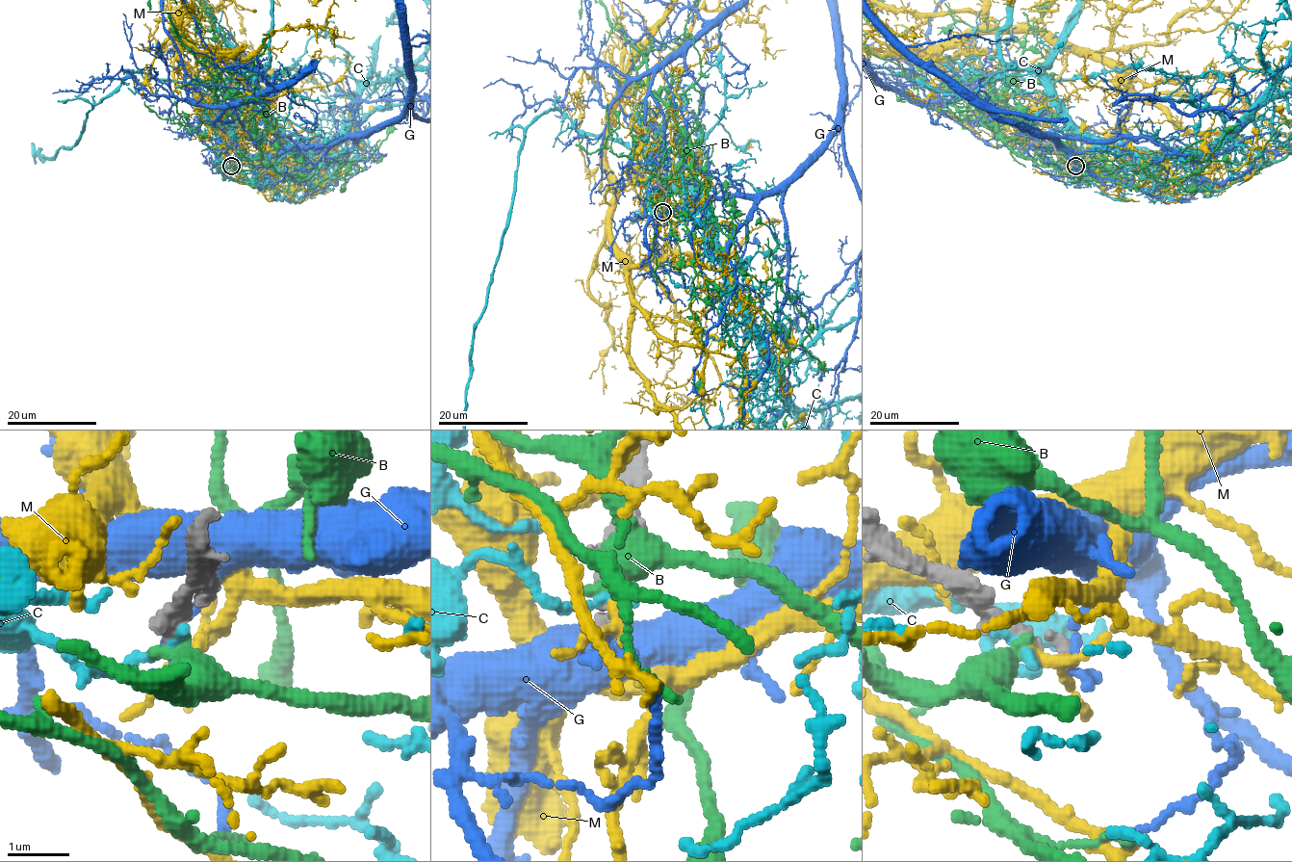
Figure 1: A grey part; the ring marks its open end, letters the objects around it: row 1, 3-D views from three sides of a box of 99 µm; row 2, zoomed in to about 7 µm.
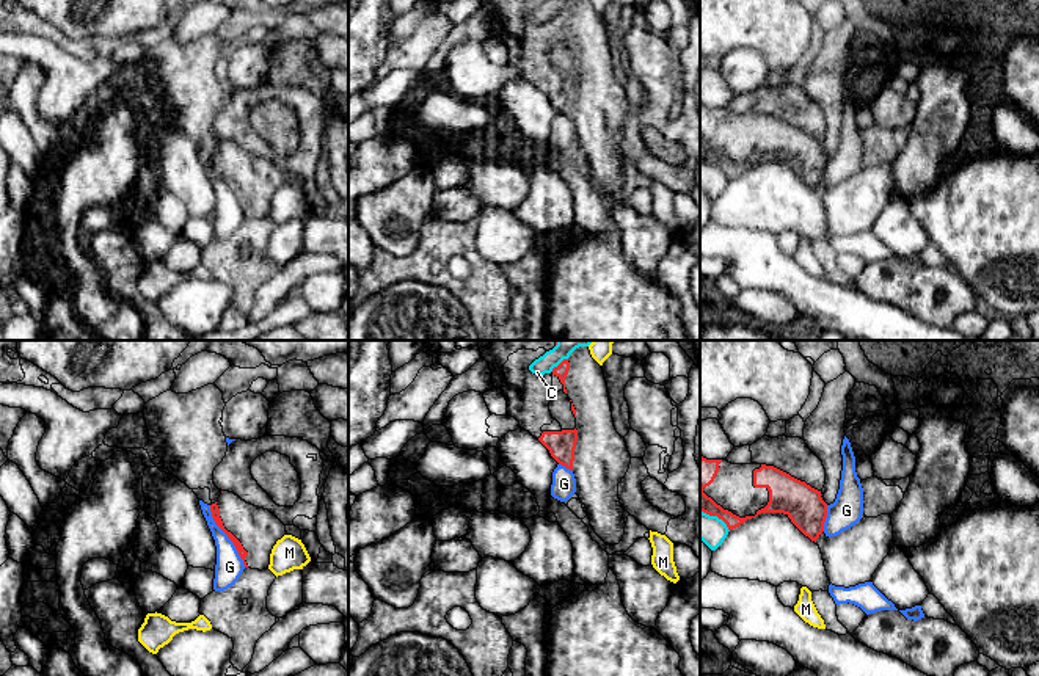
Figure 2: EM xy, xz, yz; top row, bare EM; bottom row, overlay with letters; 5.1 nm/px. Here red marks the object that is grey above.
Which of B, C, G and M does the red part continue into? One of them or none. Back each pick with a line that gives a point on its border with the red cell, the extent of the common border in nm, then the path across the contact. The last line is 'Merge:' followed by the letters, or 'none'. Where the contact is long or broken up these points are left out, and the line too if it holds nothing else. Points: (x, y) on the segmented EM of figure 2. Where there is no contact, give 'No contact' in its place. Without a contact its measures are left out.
Merge: none

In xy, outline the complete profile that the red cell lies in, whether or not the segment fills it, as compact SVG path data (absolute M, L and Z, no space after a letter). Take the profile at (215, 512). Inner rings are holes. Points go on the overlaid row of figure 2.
M223 491L210 505L215 524L234 543L245 568L268 569L270 554L286 532L286 525L268 510L246 503L239 496Z

